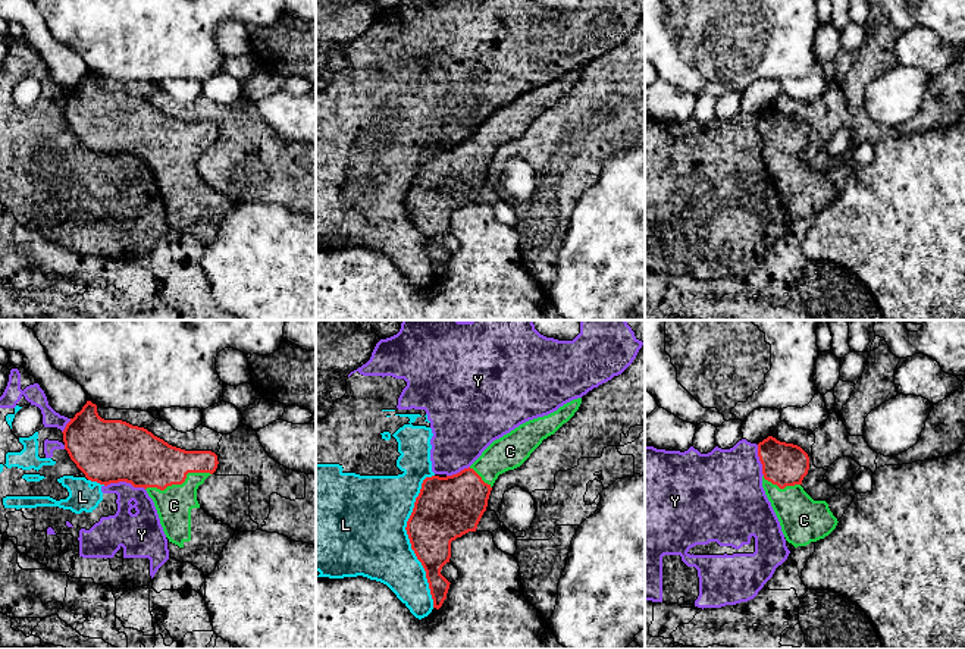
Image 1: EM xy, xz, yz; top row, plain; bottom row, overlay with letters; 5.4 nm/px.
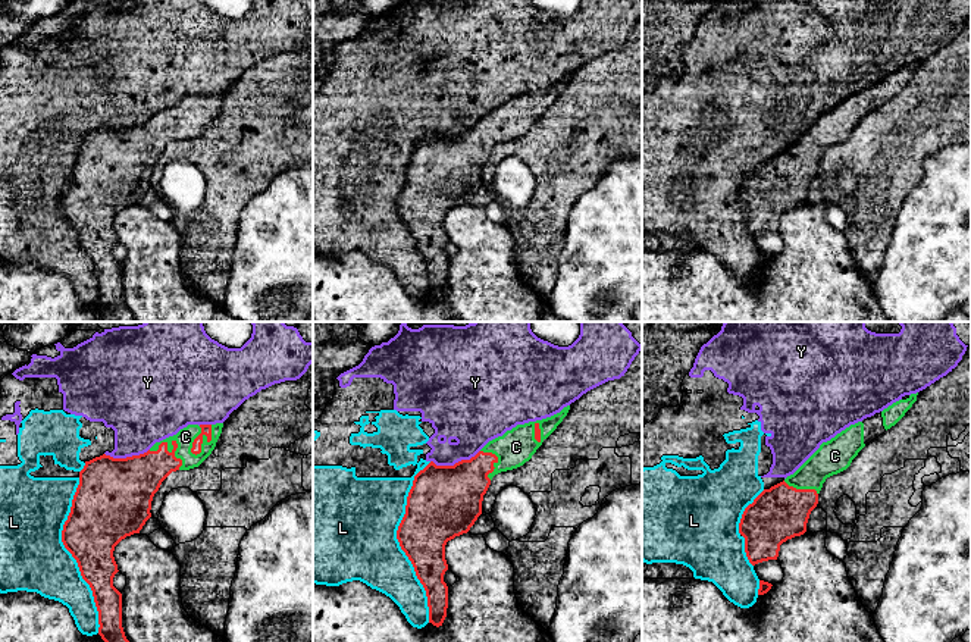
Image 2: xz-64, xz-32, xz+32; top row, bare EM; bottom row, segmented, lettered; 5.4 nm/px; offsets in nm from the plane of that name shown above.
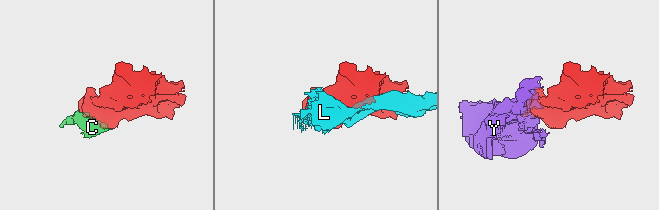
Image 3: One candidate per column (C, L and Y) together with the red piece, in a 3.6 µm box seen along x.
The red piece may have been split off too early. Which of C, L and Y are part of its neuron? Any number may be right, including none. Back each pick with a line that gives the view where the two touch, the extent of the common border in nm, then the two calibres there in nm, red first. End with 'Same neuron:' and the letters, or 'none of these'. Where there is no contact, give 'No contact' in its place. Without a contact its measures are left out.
C: Touches red in xy. Shared border 380 nm. Thickness 300 nm (red) against 200 nm
Same neuron: C

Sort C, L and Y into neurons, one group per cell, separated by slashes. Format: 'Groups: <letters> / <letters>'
Groups: C / L Y

